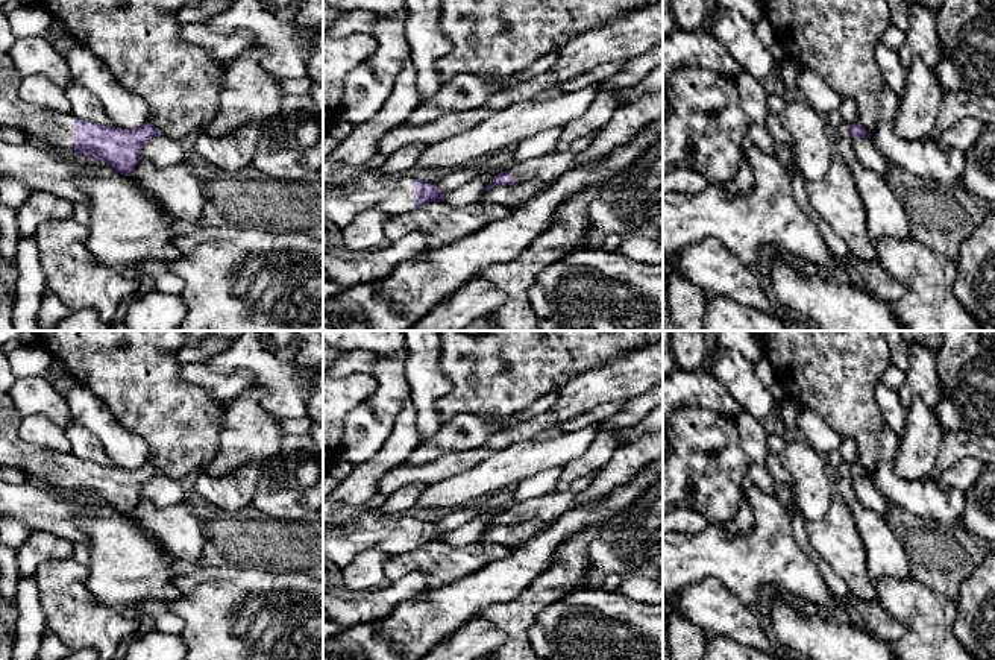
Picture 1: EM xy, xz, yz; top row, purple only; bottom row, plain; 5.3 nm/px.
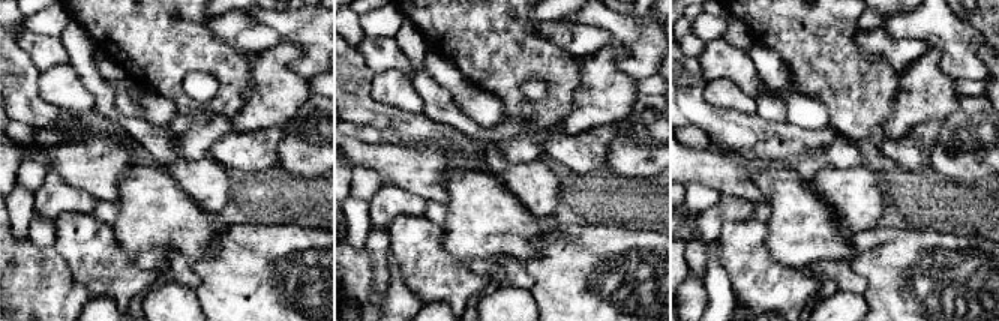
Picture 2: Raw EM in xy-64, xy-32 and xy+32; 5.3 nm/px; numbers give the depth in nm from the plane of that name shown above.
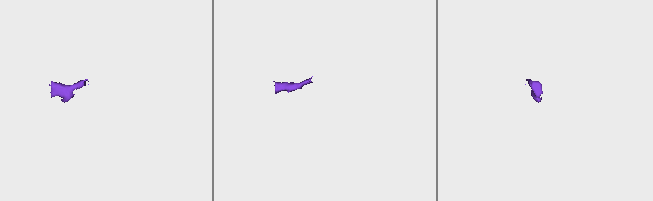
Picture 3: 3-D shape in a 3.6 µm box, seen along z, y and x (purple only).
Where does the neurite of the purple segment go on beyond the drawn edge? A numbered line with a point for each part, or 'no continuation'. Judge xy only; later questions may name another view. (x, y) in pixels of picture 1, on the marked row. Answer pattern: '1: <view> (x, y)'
1: xy (44, 128)

